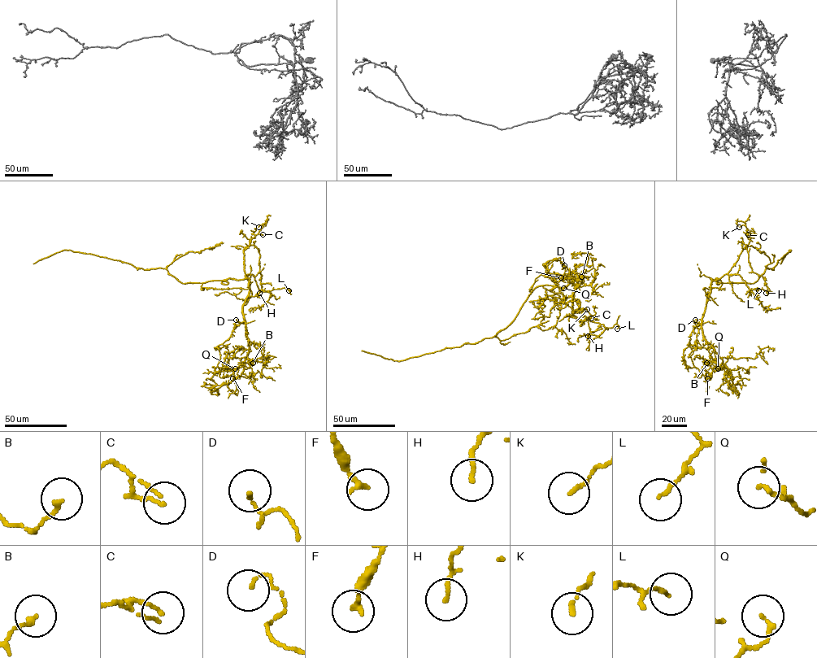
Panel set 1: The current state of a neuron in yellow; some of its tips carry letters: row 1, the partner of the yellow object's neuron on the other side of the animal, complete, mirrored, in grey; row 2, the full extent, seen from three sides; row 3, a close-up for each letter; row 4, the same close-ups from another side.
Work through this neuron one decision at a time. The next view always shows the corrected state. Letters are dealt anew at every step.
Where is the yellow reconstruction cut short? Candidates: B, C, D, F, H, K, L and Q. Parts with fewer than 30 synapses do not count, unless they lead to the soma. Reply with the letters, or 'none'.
none

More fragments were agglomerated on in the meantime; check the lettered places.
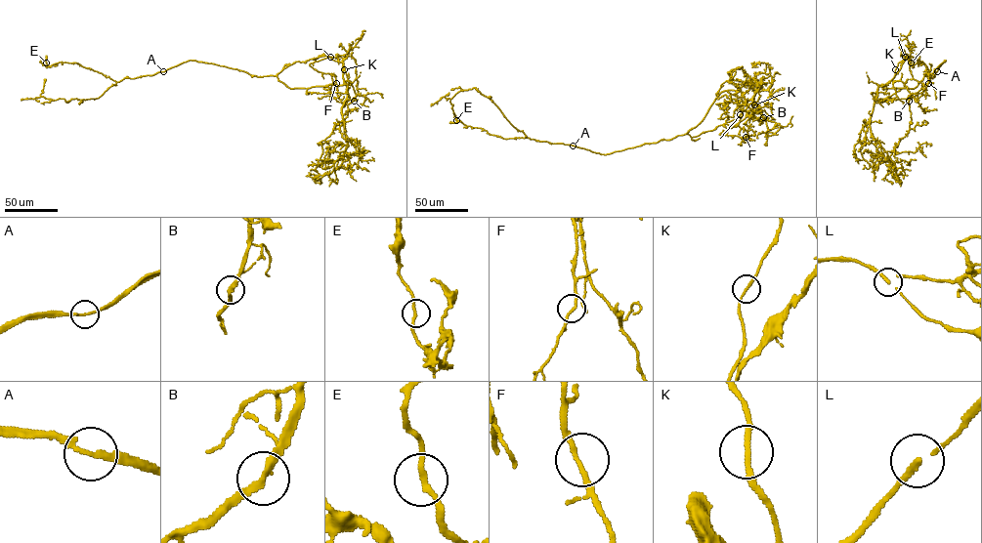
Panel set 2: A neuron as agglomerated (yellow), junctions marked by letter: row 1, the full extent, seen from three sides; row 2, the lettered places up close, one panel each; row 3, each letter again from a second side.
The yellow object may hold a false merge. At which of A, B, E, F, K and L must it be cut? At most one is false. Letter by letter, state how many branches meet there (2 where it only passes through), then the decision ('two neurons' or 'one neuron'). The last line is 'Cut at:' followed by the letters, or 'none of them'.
A: branches 2; one neuron
B: branches 2; one neuron
E: branches 2; one neuron
F: branches 2; one neuron
K: branches 2; one neuron
L: branches 2; one neuron
Cut at: none of them

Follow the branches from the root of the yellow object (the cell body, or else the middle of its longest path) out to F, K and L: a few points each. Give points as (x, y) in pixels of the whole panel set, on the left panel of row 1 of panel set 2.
F: (248, 73), (276, 75), (291, 89), (347, 86), (339, 57), (310, 64), (333, 75), (336, 83)
K: (248, 73), (258, 77), (277, 75), (295, 62), (324, 56), (342, 62), (344, 69)
L: (248, 73), (258, 77), (277, 75), (295, 62), (330, 58)

